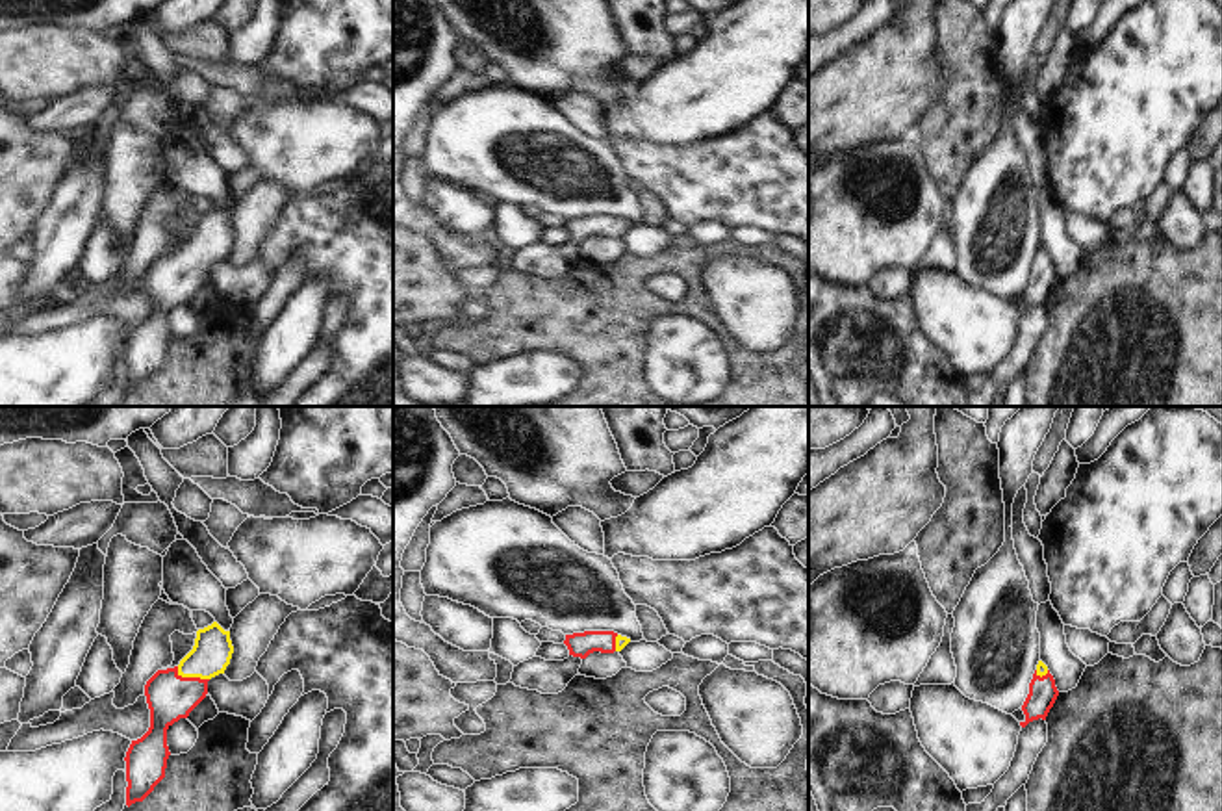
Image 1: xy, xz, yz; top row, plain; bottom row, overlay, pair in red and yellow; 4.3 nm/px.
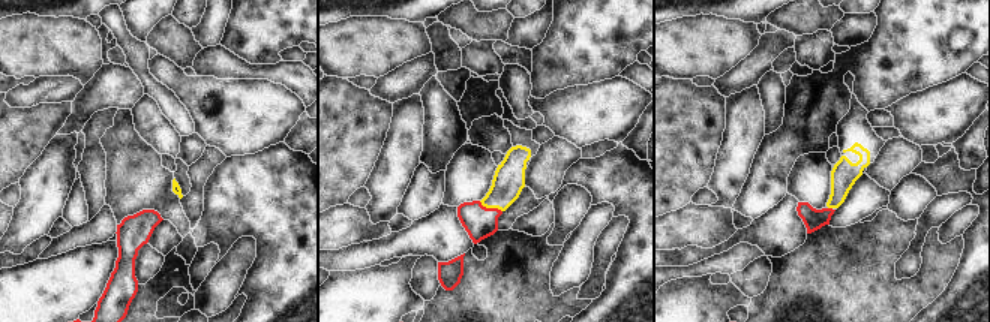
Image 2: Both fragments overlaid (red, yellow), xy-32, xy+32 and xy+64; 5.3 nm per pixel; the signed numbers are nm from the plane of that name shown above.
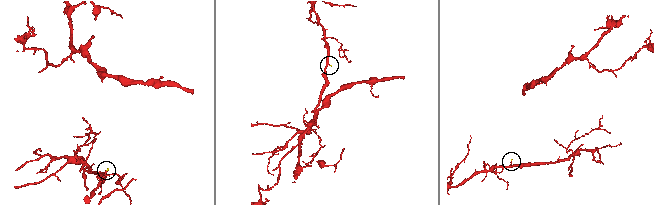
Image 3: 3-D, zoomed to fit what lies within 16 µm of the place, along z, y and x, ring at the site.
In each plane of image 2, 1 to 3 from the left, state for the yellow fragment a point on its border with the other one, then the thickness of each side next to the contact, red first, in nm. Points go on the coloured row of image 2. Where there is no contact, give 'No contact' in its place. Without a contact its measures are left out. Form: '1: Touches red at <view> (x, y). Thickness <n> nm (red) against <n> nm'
1: No contact
2: Touches red at xy+32 (491, 208). Thickness 170 nm (red) against 170 nm
3: Touches red at xy+64 (830, 208). Thickness 120 nm (red) against 140 nm

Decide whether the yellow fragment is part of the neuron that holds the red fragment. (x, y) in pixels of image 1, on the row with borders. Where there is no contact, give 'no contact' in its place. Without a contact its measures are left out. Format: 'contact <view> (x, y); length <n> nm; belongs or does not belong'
contact xy (191, 678); length 160 nm; belongs

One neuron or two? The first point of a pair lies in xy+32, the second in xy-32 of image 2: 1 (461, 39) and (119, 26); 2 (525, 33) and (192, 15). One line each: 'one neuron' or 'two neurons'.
1: one neuron
2: two neurons

